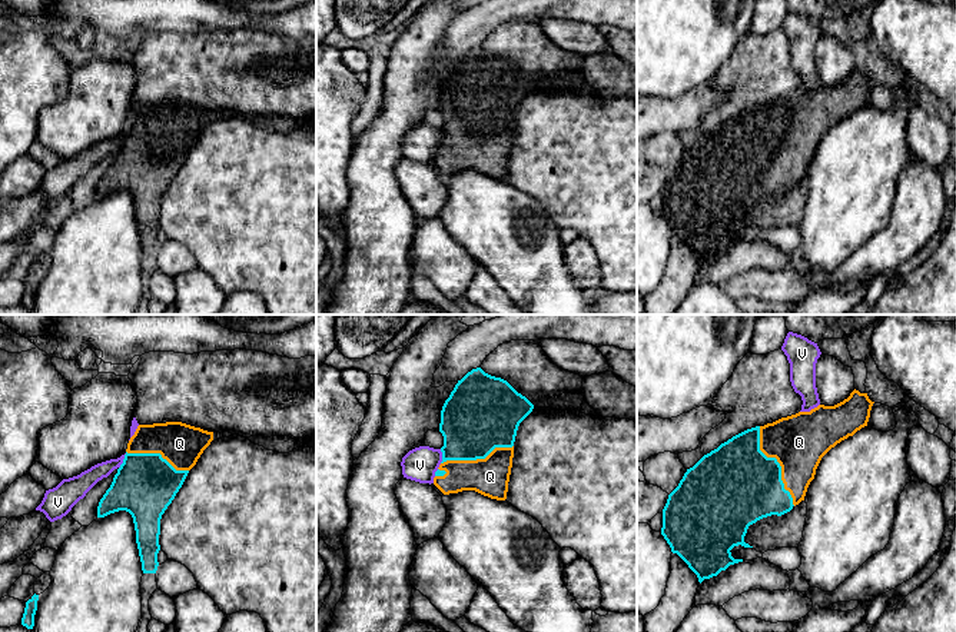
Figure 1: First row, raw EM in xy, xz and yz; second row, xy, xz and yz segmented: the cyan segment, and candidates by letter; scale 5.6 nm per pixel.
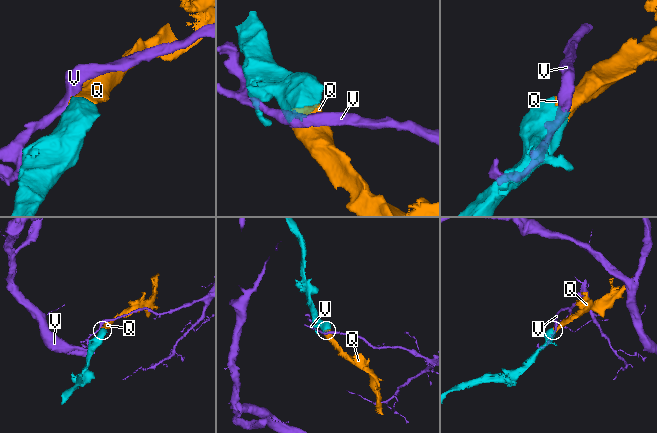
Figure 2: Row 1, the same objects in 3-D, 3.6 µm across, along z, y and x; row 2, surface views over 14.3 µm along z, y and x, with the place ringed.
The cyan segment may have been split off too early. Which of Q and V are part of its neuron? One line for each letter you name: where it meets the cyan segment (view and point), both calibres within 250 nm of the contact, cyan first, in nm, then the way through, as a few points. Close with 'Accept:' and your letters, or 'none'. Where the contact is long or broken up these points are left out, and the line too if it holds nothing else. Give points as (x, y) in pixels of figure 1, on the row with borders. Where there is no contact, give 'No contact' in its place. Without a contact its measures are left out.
Q: Touches cyan at yz (779, 463). Thickness 440 nm (cyan) against 320 nm
Accept: Q

